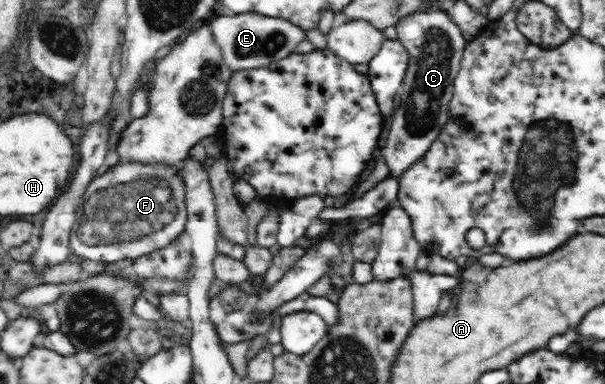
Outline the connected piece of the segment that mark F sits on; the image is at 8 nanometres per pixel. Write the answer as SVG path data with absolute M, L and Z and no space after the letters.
M138 162L120 163L115 167L109 169L105 174L94 179L87 188L87 191L83 194L83 200L79 204L76 225L73 227L70 236L70 248L74 257L82 257L88 260L95 260L96 262L118 262L123 258L137 259L142 255L149 255L154 250L162 247L166 247L168 244L173 243L180 236L186 234L186 224L188 224L187 206L186 206L186 195L185 186L180 175L181 164L166 165L166 164L142 164Z

